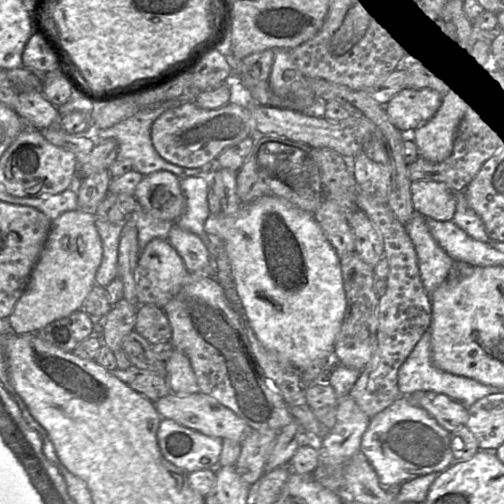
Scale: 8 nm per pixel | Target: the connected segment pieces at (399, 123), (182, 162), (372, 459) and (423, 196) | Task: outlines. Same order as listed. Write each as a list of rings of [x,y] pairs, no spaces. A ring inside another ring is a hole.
[[[404,88],[384,107],[392,124],[411,134],[436,114],[441,102],[442,97],[436,91]]]
[[[195,101],[183,103],[165,111],[151,129],[152,143],[158,154],[166,161],[185,168],[208,165],[226,148],[257,135],[250,111],[230,102],[212,110],[198,107]]]
[[[399,396],[371,419],[363,434],[360,451],[373,466],[380,483],[388,489],[395,489],[421,476],[440,473],[455,462],[450,446],[450,432],[405,396]]]
[[[420,180],[412,182],[414,212],[426,219],[452,221],[456,212],[456,194],[445,183]]]

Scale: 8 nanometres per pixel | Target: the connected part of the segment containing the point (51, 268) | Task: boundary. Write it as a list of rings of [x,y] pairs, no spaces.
[[[68,211],[53,220],[39,260],[31,272],[28,285],[7,318],[13,331],[19,335],[37,334],[52,322],[82,310],[87,296],[96,284],[96,273],[102,259],[103,246],[95,224],[95,212]]]

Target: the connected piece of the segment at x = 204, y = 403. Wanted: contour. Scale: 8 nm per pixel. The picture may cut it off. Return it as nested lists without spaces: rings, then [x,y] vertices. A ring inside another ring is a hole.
[[[170,392],[154,404],[162,419],[173,420],[184,427],[196,430],[210,437],[216,437],[222,440],[231,439],[242,444],[253,431],[253,429],[232,410],[222,405],[213,397],[203,393],[178,395]]]

